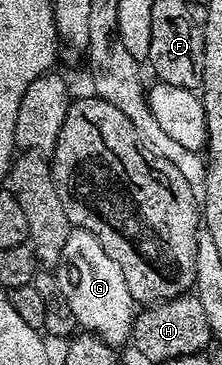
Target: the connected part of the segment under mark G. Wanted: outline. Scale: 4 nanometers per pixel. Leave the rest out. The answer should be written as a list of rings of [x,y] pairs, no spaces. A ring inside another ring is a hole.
[[[73,228],[69,232],[64,257],[76,272],[72,277],[72,290],[68,289],[66,296],[77,326],[100,337],[107,345],[127,346],[138,306],[130,295],[130,287],[126,287],[126,275],[122,275],[122,267],[118,267],[118,263],[114,263],[114,259],[106,255],[102,243],[98,243],[98,239],[94,239],[94,235],[90,235],[90,231],[85,229]]]

